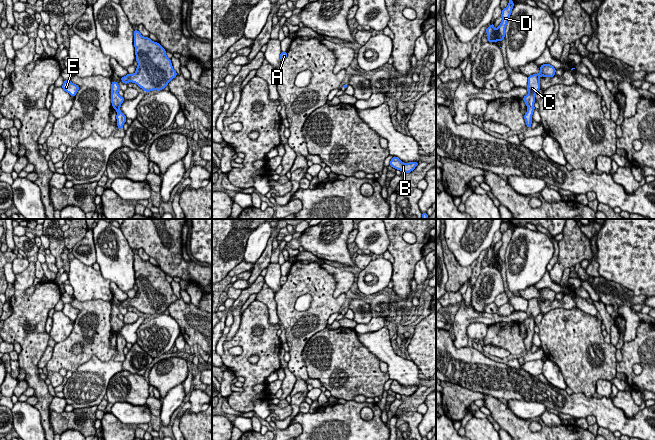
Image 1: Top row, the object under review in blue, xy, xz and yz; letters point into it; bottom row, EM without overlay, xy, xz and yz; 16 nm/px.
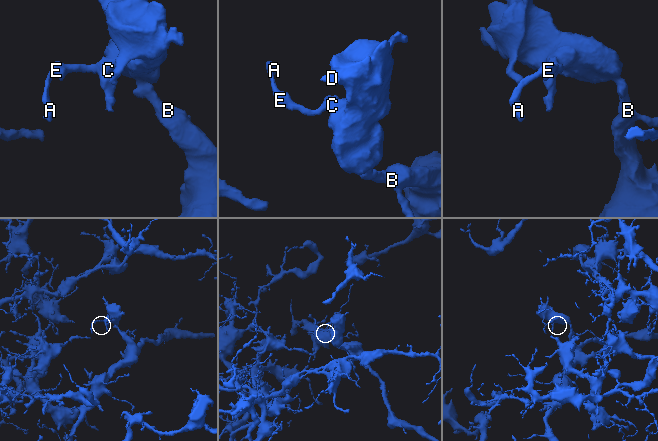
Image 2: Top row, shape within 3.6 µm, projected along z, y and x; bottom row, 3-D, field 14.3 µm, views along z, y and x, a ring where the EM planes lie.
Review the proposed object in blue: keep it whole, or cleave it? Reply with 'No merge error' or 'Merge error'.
No merge error

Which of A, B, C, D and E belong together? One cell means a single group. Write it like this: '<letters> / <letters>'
A B C D E

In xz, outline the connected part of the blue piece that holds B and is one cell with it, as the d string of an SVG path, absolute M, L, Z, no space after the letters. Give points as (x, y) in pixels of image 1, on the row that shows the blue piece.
M393 156L393 158L390 161L391 167L400 171L404 171L406 174L409 174L411 171L413 171L418 164L419 164L418 162L403 163L396 156Z

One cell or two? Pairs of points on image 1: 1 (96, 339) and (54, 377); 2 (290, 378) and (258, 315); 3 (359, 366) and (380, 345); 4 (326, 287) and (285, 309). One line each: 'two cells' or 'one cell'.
1: two cells
2: two cells
3: two cells
4: one cell

